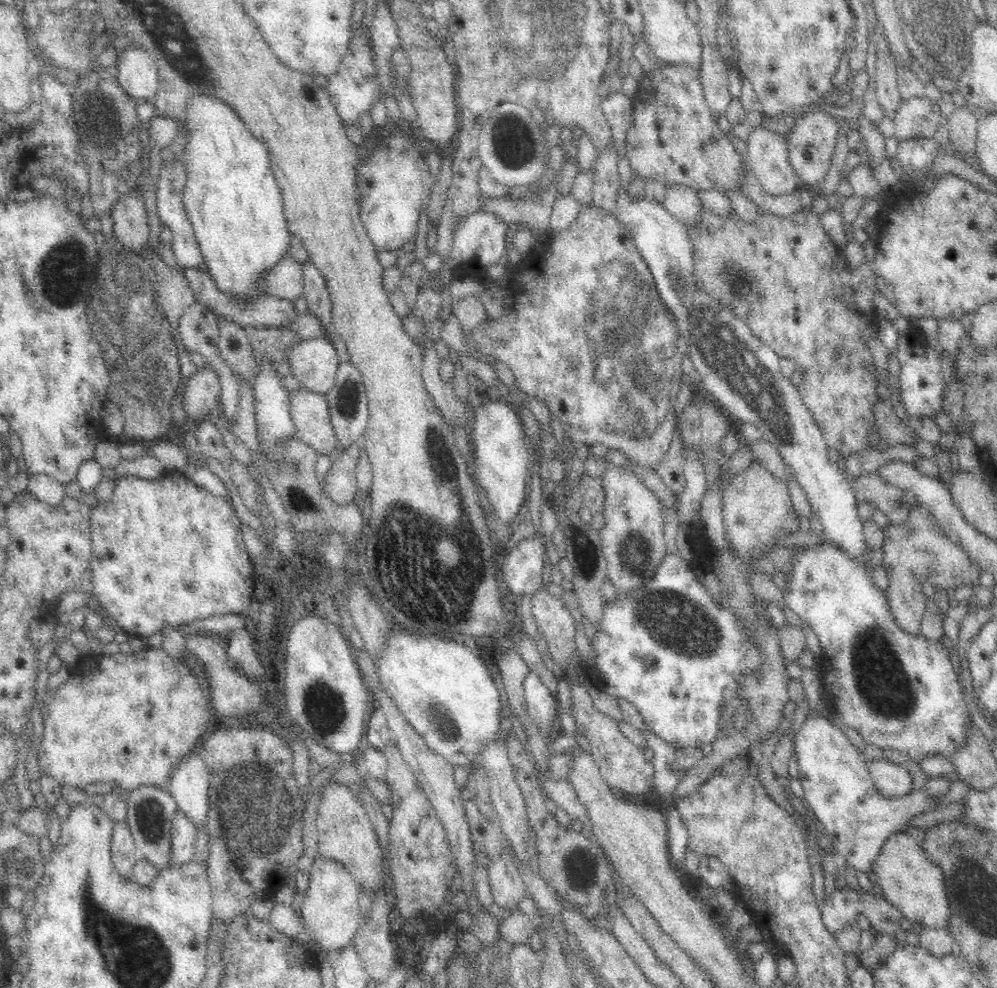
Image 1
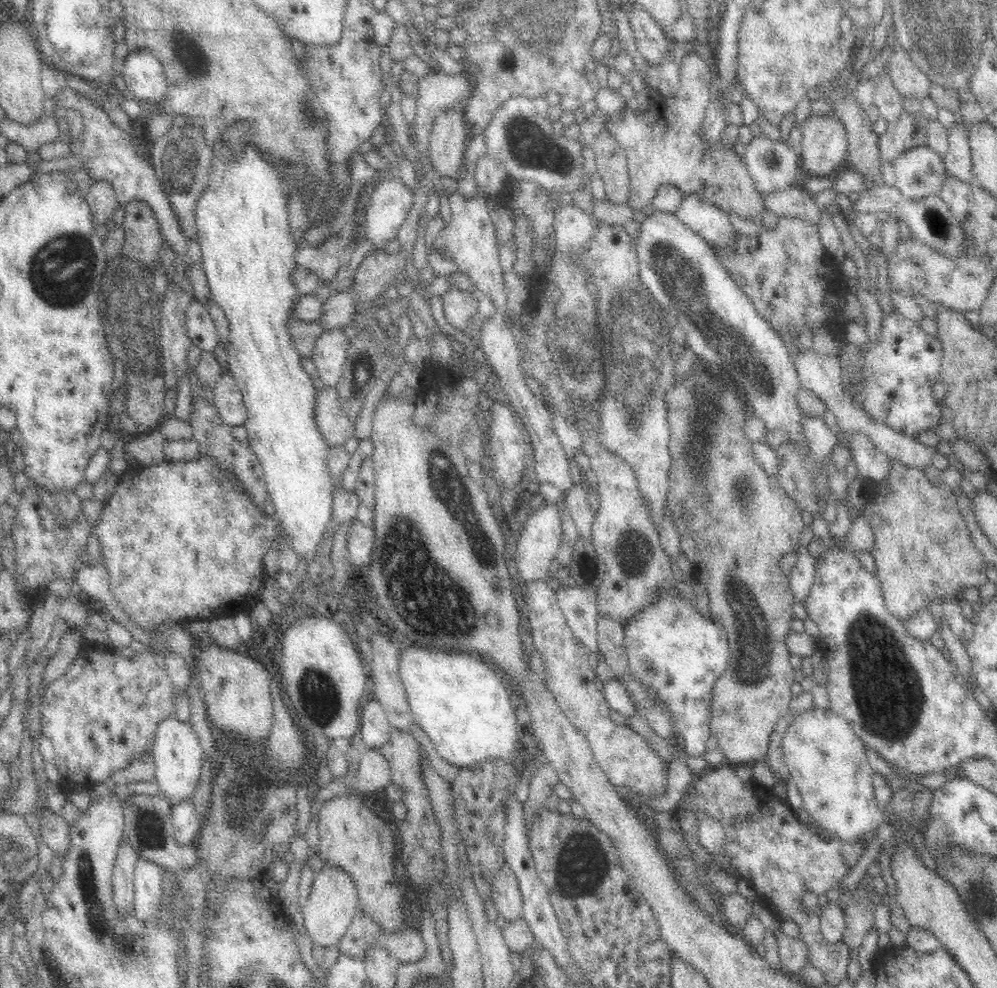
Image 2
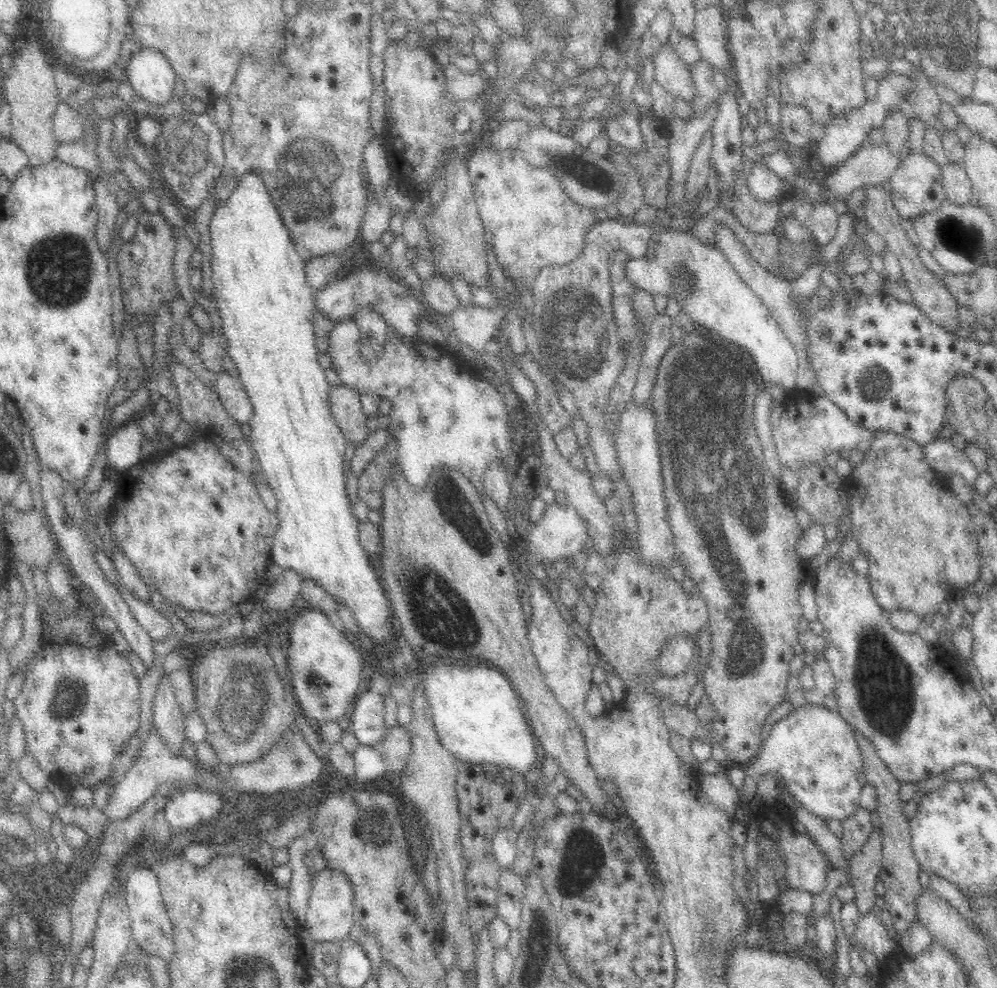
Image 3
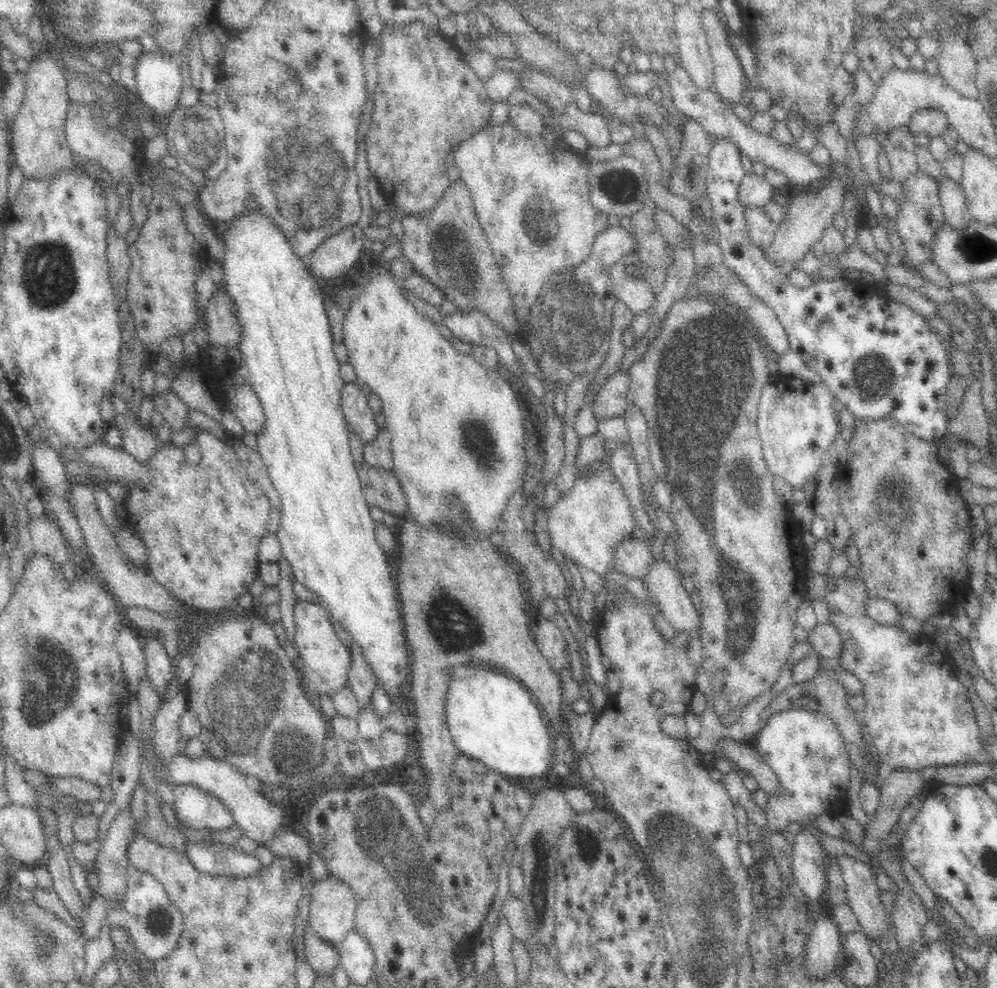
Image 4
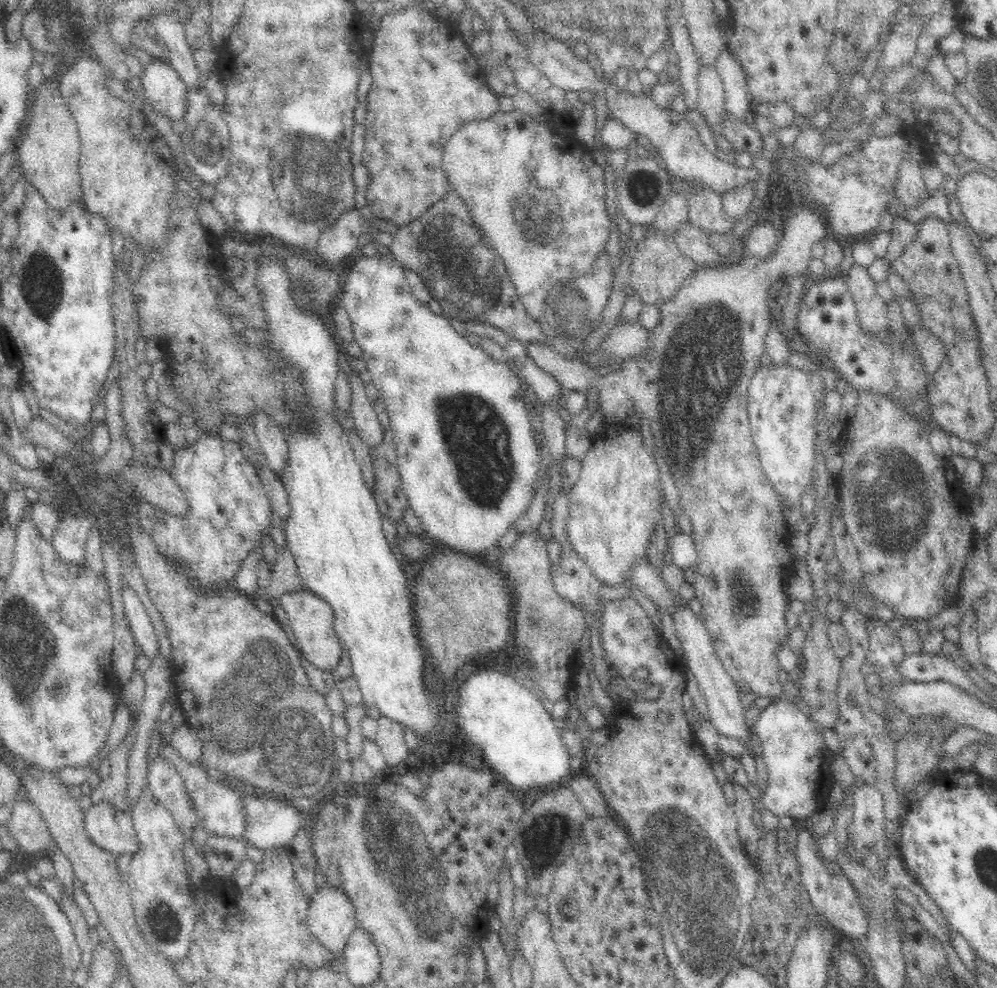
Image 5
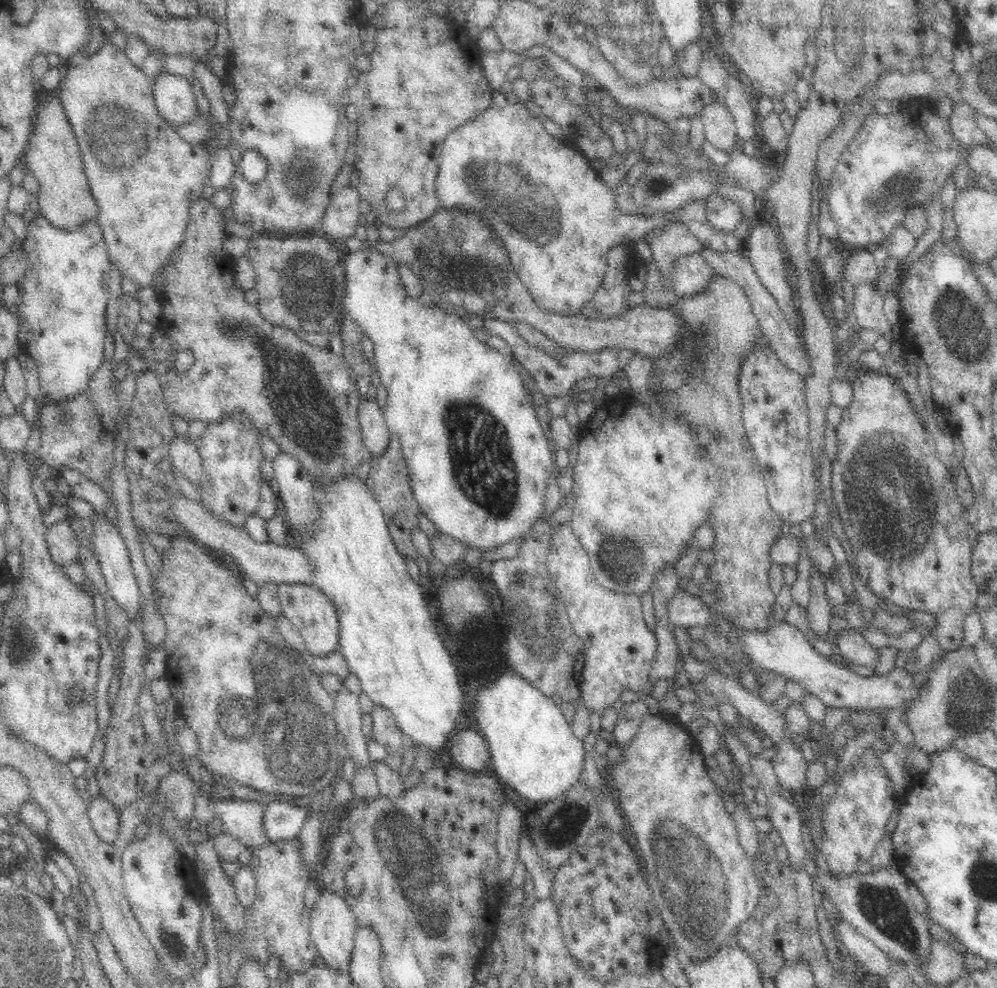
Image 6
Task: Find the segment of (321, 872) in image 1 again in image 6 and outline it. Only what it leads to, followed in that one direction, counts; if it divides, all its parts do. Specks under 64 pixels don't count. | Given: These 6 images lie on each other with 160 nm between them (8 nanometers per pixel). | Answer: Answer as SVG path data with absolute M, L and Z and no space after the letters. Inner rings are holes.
M321 889L317 901L310 909L309 935L322 959L330 968L348 972L350 954L356 931L359 929L351 906L337 891Z

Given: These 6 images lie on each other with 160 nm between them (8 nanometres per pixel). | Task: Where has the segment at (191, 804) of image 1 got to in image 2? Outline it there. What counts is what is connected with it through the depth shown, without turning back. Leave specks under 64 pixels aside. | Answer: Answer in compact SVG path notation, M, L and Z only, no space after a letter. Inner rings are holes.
M166 719L158 725L153 746L154 779L159 783L161 794L171 805L178 806L181 802L192 801L200 774L202 774L204 756L200 741L189 723L184 723L179 719Z

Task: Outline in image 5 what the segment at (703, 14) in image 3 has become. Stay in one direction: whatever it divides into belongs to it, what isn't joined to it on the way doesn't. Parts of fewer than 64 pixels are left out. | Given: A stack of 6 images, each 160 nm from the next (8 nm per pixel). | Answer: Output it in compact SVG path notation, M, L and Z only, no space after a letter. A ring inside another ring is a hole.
M723 47L715 61L715 68L723 83L725 112L738 120L745 119L750 110L750 97L745 75L738 60Z

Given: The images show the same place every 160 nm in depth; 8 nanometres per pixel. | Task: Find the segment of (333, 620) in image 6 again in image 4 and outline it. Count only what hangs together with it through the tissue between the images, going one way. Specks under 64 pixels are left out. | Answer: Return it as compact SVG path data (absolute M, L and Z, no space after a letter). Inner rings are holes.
M318 601L315 603L308 602L299 602L294 607L294 642L293 646L295 650L298 651L299 660L296 663L298 670L302 676L302 686L304 692L306 692L306 697L313 700L310 695L314 694L317 696L317 699L321 697L334 697L340 690L347 686L348 678L350 676L350 670L352 670L352 654L350 648L348 648L344 643L342 643L343 635L337 631L332 624L330 623L330 616L326 609L318 604Z

